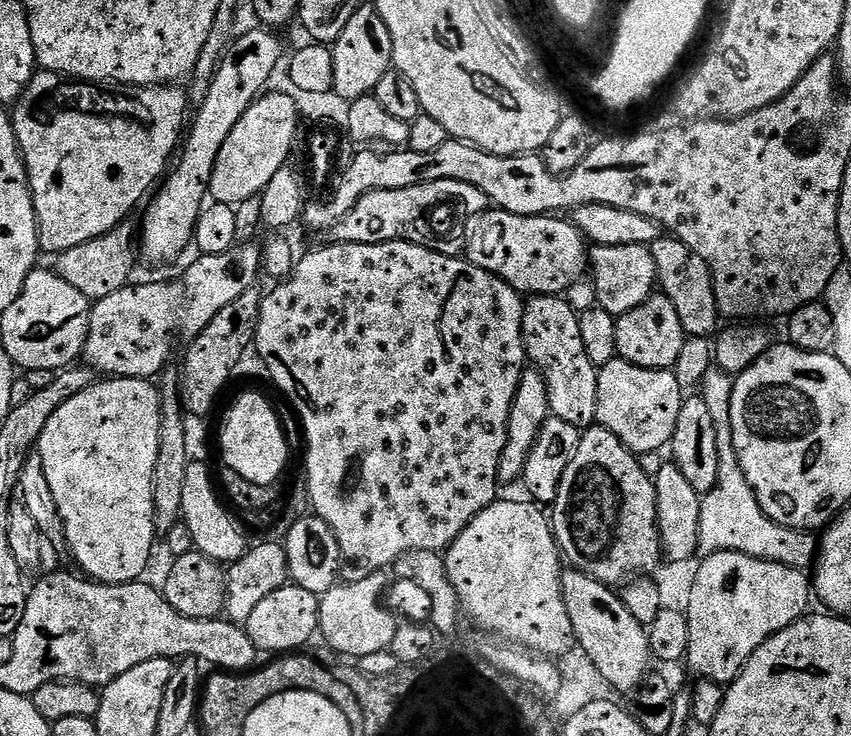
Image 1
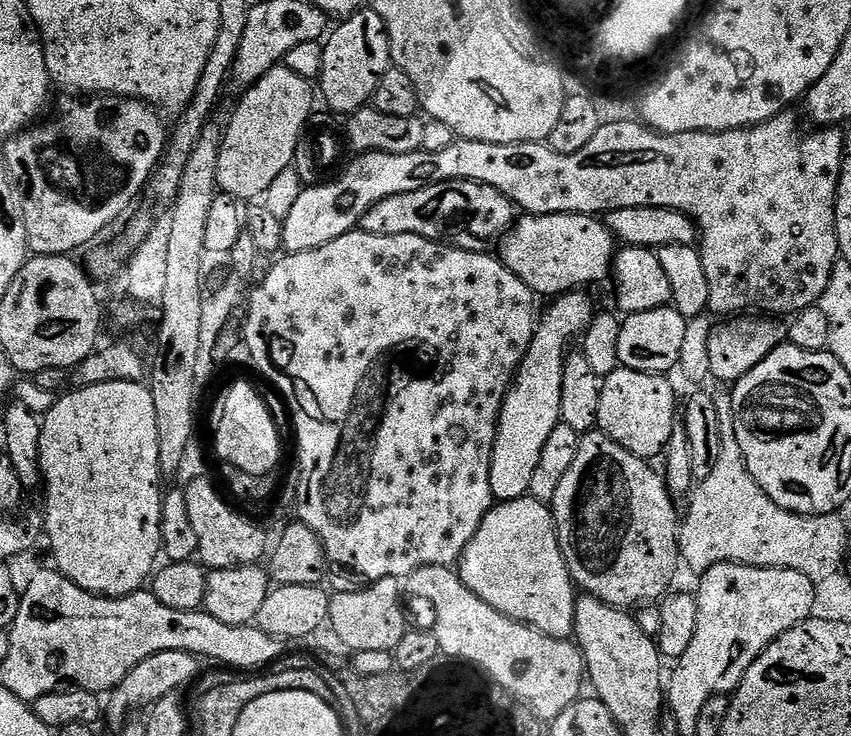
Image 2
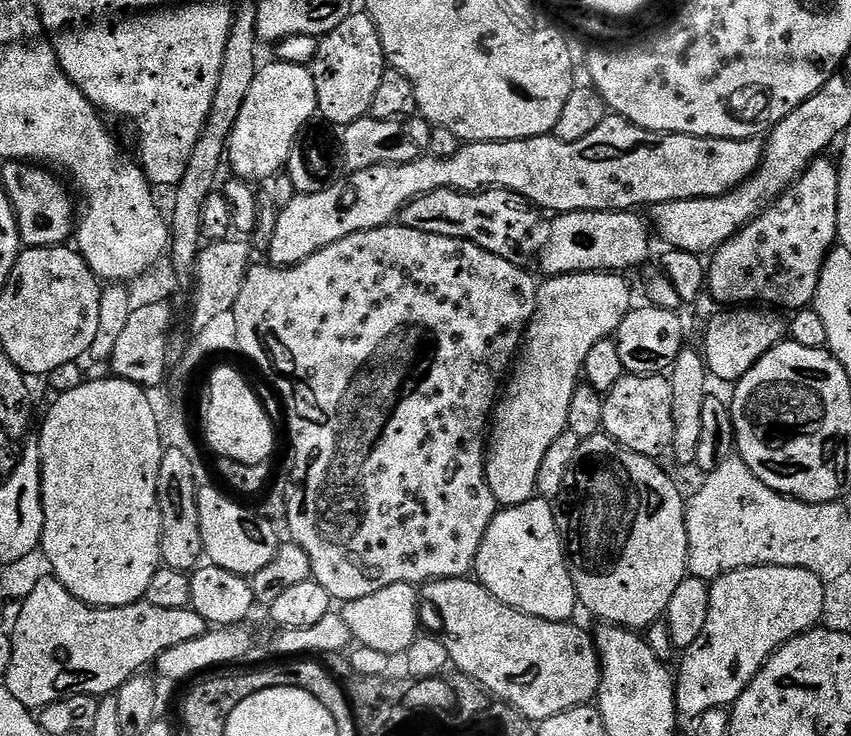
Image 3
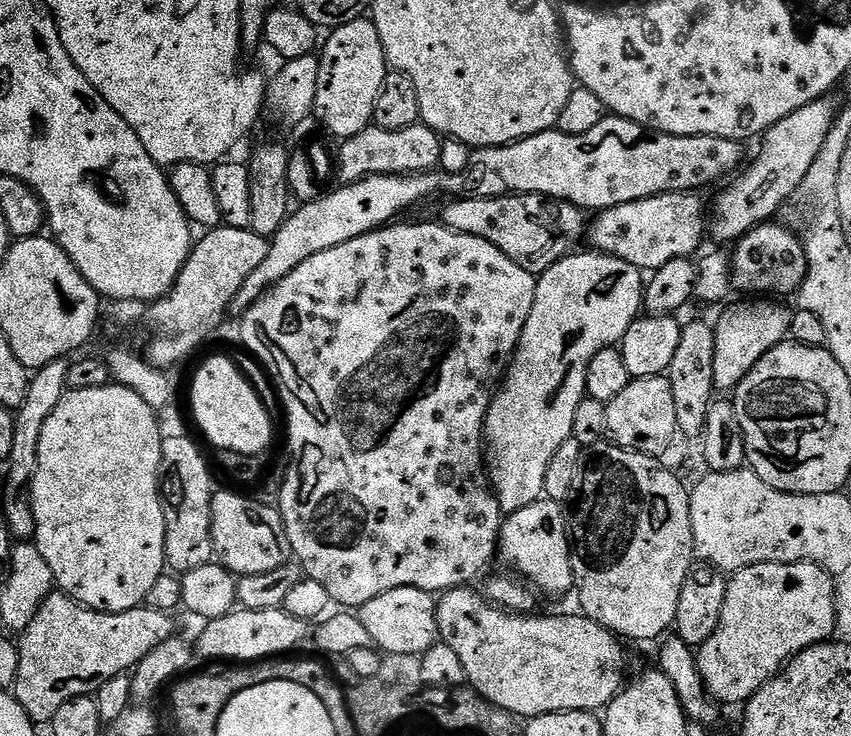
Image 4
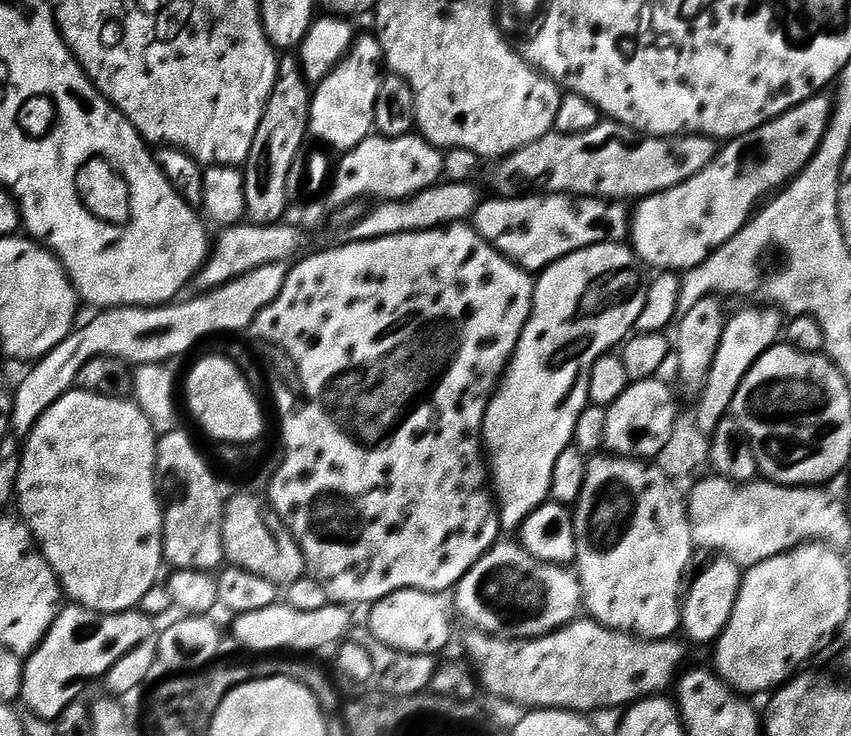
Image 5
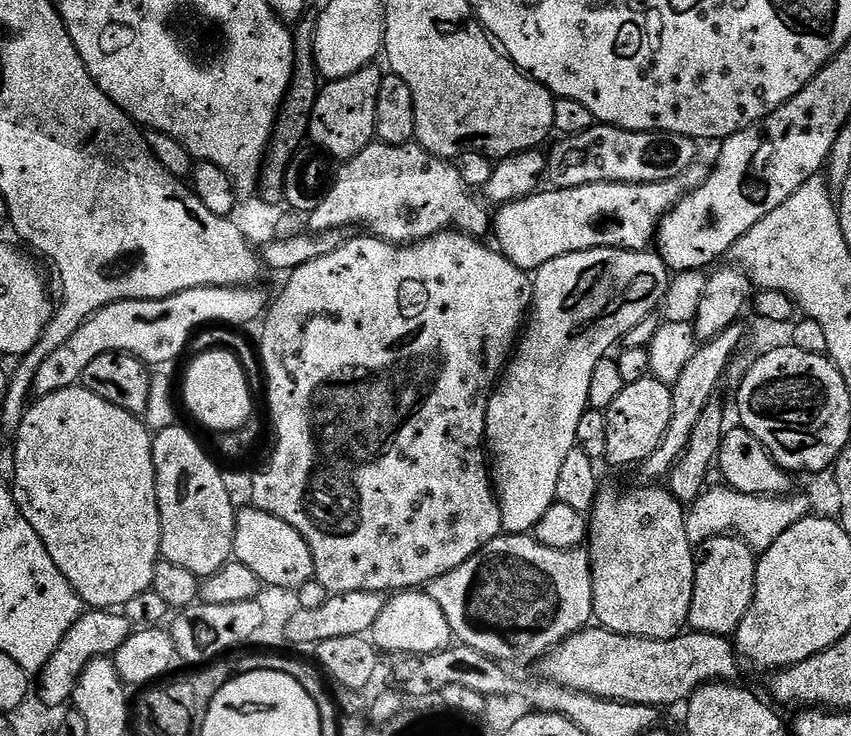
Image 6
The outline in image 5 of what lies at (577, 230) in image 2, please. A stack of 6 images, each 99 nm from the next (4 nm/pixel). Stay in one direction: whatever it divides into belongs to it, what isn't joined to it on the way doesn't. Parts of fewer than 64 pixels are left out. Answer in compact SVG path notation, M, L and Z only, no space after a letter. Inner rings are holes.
M817 94L806 102L769 120L758 130L745 136L735 136L717 151L712 164L694 178L665 192L643 197L630 216L630 248L649 269L660 268L664 274L683 274L706 262L712 252L748 225L761 202L781 191L814 158L832 117L834 100L831 95Z

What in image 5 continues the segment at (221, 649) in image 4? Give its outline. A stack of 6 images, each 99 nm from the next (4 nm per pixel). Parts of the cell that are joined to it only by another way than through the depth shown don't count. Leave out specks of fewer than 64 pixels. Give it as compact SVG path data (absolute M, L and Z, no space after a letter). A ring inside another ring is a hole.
M277 602L266 606L266 610L254 610L250 614L236 616L230 636L242 647L260 652L256 654L284 654L287 648L292 654L308 654L304 652L316 652L319 648L331 649L339 645L354 627L352 612L349 605L335 602L322 606L322 610L294 610L287 602Z

